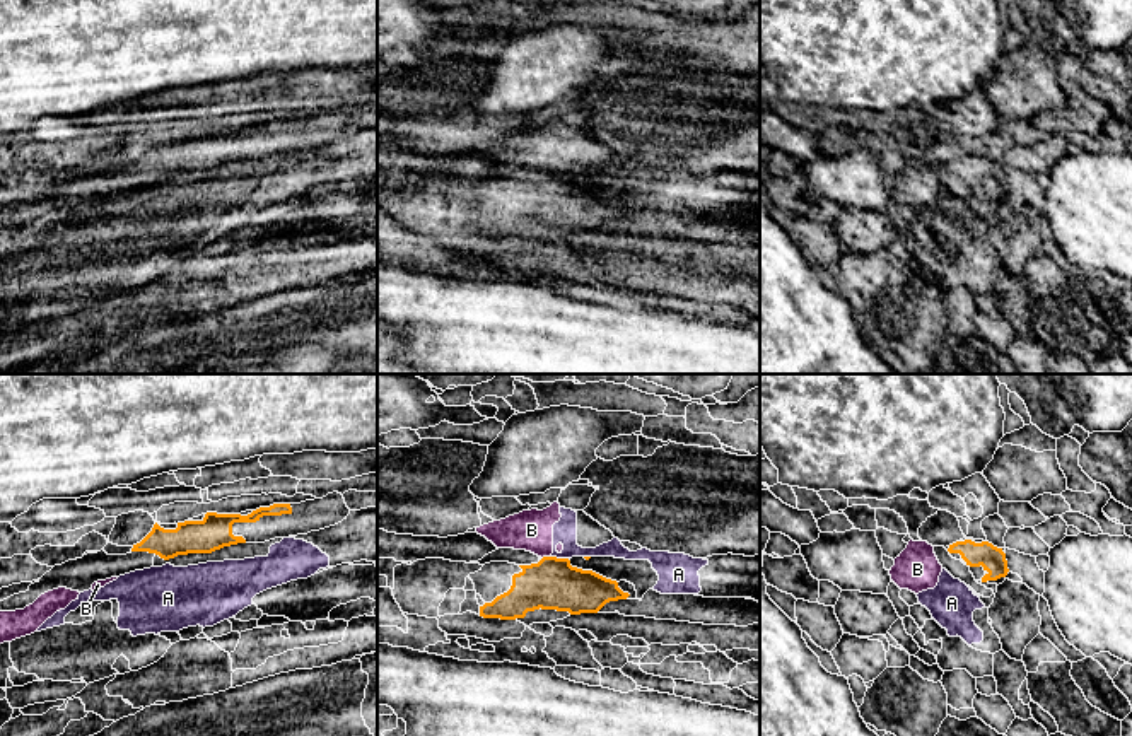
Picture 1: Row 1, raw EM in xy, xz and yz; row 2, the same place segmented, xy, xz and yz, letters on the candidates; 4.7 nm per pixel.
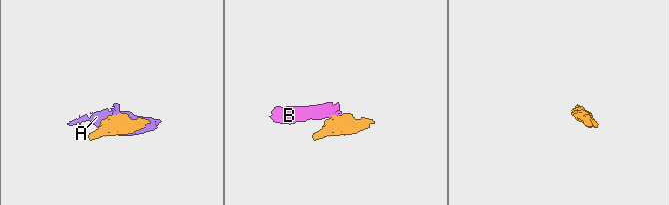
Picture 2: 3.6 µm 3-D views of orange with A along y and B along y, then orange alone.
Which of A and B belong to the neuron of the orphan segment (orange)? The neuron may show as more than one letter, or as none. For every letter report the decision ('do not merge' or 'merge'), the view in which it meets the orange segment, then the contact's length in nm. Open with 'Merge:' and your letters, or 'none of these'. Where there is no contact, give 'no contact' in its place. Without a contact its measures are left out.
Merge: none of these
A: do not merge | xz | 80 nm
B: do not merge | xz | 50 nm

